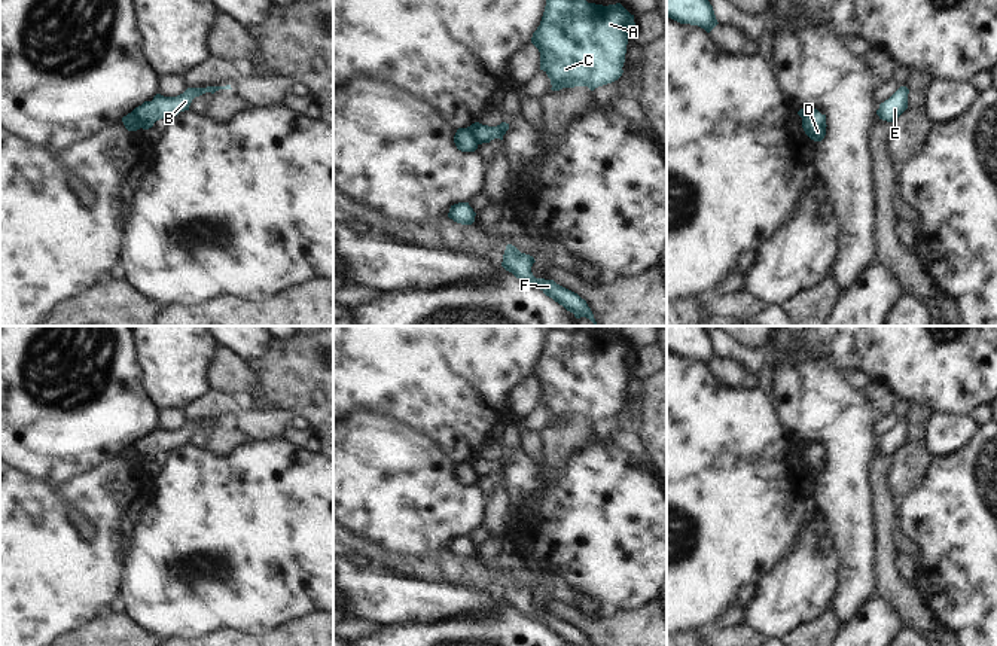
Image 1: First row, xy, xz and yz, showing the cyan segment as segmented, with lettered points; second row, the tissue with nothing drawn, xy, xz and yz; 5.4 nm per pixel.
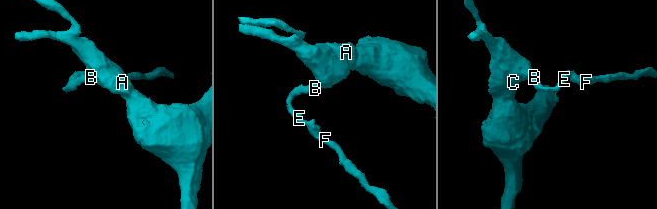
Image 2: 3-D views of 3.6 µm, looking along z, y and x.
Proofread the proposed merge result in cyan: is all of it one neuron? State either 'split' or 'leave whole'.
split

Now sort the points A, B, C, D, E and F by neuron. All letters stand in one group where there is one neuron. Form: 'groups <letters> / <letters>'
groups A B C / D E F

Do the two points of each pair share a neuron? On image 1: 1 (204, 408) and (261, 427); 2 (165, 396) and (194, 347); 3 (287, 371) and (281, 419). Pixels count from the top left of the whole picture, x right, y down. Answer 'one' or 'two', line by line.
1: one
2: one
3: two

